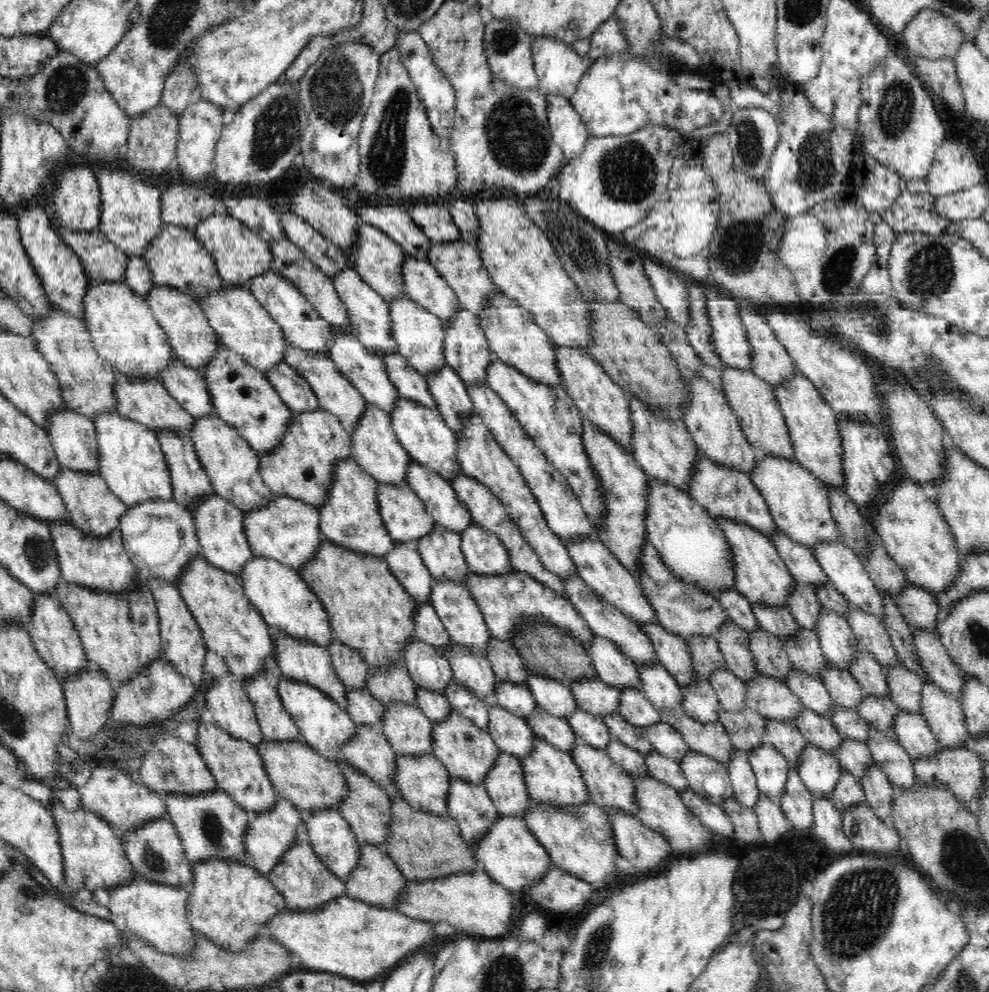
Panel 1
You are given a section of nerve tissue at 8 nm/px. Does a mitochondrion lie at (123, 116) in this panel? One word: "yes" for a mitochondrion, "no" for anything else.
no

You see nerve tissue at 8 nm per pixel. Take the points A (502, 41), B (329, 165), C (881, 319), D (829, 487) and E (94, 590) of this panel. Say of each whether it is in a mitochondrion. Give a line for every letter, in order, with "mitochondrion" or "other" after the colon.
A: mitochondrion
B: other
C: mitochondrion
D: other
E: other

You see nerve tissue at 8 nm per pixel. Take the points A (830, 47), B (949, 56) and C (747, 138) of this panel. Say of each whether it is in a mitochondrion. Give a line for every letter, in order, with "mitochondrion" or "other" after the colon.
A: other
B: other
C: mitochondrion

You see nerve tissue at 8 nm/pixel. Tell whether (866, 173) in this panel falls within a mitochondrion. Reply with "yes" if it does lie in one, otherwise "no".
no

